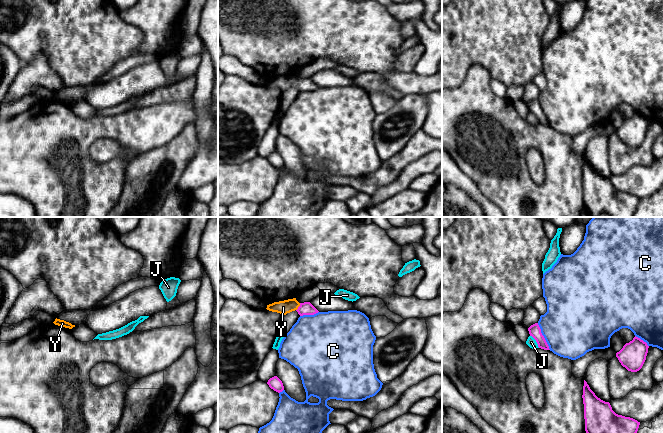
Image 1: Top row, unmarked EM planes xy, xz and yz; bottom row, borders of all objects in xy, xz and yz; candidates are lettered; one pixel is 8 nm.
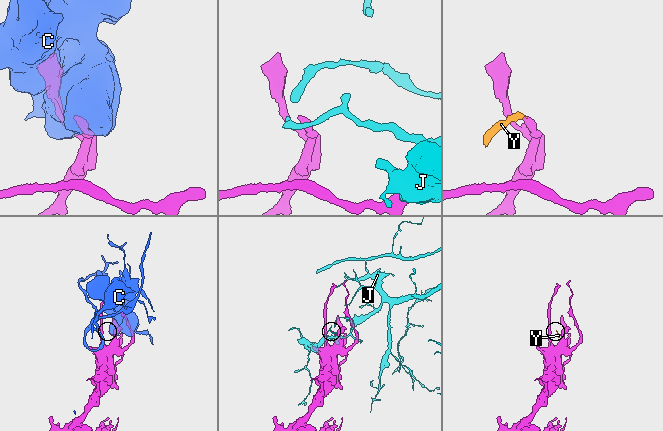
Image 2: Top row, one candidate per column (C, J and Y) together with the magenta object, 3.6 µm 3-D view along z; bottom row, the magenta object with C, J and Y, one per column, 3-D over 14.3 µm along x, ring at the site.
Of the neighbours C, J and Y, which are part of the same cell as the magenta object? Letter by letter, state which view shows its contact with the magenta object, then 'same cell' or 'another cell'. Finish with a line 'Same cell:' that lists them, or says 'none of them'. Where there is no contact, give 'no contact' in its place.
C: yz | another cell
J: yz | another cell
Y: xz | another cell
Same cell: none of them

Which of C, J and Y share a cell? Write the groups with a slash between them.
C / J / Y

